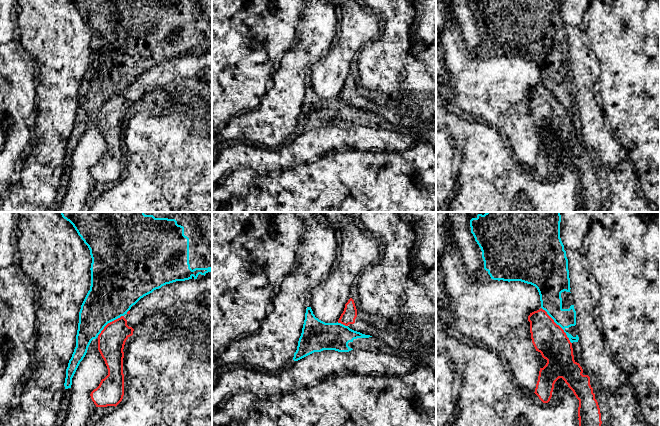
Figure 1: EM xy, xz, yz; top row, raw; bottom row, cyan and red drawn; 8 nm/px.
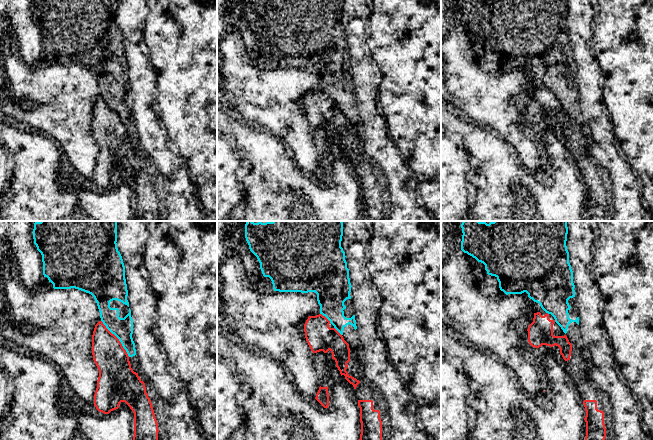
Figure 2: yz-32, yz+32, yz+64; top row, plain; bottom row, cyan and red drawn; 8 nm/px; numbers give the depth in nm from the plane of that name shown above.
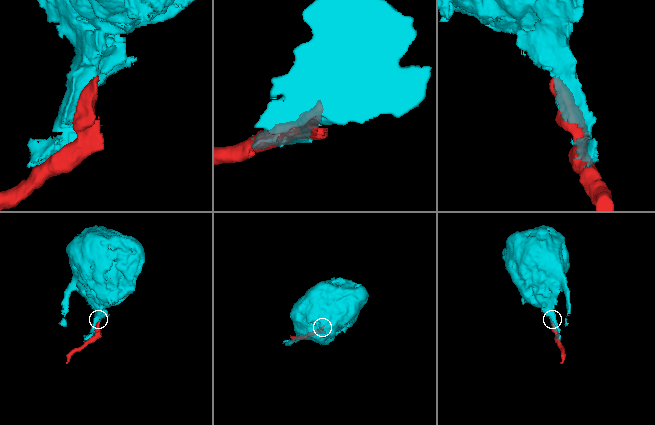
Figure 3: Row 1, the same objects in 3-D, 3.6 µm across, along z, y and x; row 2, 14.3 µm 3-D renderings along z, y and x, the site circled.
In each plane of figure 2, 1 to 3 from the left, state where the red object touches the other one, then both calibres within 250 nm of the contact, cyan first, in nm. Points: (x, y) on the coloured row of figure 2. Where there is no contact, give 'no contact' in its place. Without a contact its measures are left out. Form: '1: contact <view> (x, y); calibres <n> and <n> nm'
1: contact yz-32 (117, 337); calibres 170 and 260 nm
2: contact yz+32 (325, 316); calibres 280 and 220 nm
3: no contact

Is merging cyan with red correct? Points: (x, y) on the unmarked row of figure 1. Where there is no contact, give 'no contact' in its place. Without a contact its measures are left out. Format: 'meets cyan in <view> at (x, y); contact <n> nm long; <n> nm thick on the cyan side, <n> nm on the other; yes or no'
meets cyan in yz at (558, 100); contact 380 nm long; 180 nm thick on the cyan side, 260 nm on the other; no

